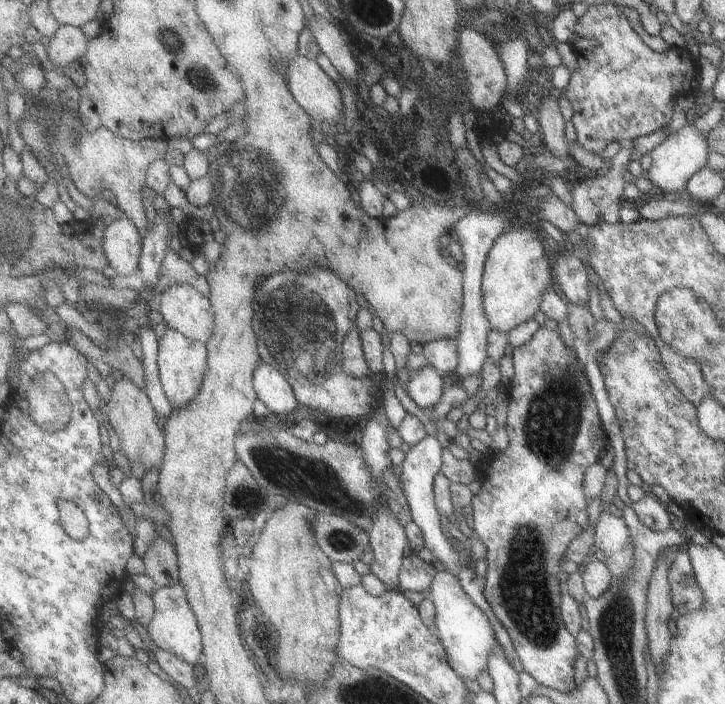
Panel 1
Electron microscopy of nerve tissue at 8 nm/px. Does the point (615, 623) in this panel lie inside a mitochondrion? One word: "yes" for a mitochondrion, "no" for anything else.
yes

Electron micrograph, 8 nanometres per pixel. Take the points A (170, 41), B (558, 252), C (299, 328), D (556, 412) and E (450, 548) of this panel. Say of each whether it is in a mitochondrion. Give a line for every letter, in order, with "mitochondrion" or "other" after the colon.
A: mitochondrion
B: other
C: mitochondrion
D: mitochondrion
E: other

